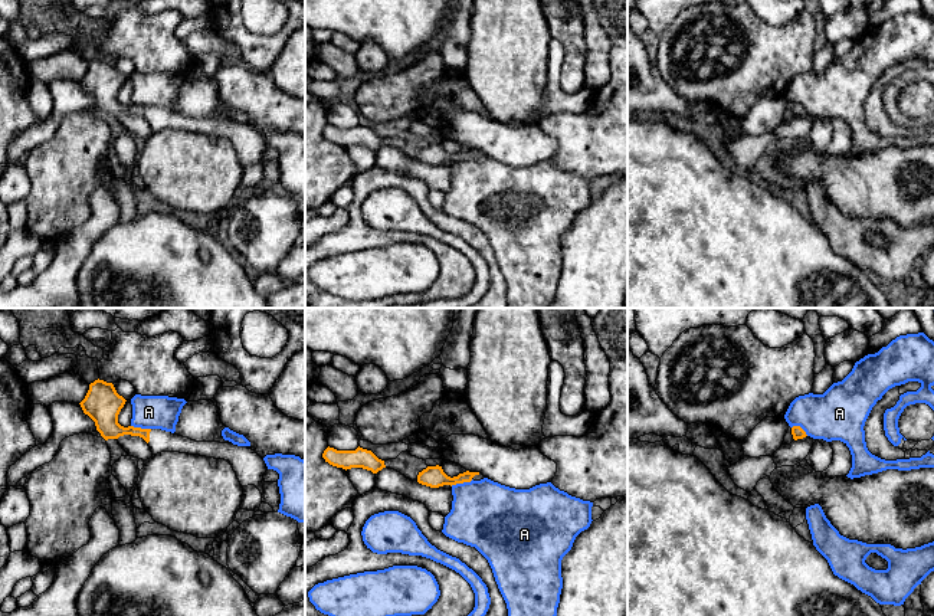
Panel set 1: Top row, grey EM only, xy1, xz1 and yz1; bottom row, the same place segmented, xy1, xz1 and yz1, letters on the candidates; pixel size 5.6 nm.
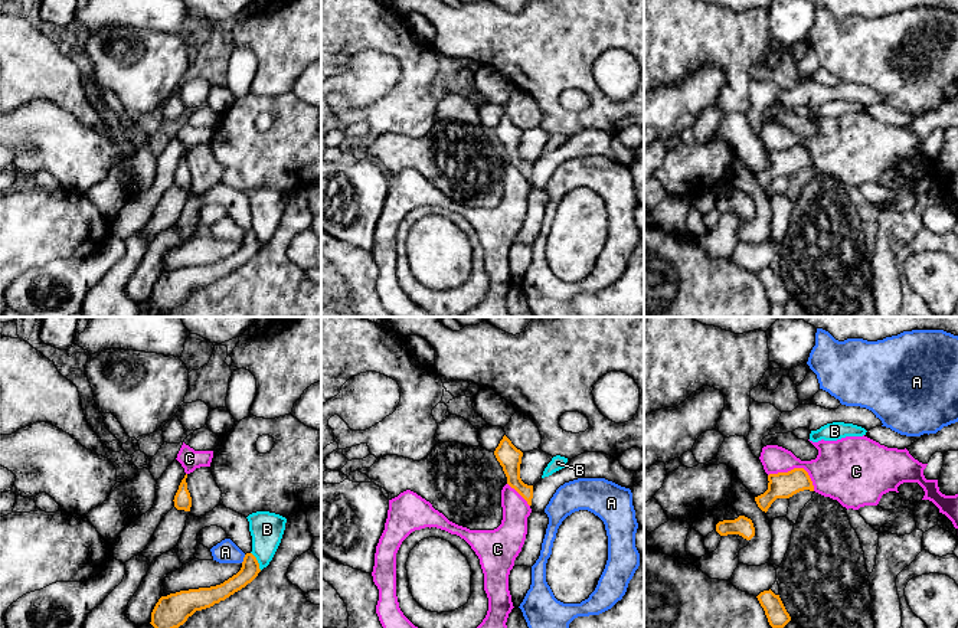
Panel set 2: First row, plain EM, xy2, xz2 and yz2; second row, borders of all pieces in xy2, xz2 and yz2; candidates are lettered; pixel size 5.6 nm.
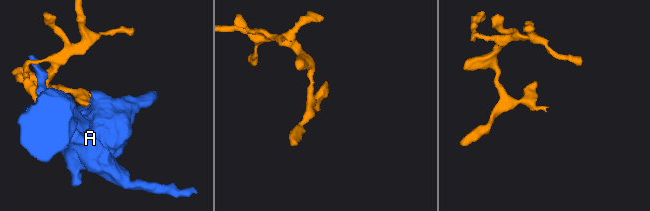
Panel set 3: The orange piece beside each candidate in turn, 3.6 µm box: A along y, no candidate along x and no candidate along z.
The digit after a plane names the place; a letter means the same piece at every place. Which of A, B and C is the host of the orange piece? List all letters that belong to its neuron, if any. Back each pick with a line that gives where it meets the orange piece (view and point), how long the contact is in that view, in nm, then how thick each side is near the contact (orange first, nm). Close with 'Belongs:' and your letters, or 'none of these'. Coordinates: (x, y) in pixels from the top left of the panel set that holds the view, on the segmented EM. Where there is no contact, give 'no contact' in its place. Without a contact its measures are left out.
Belongs: none of these

